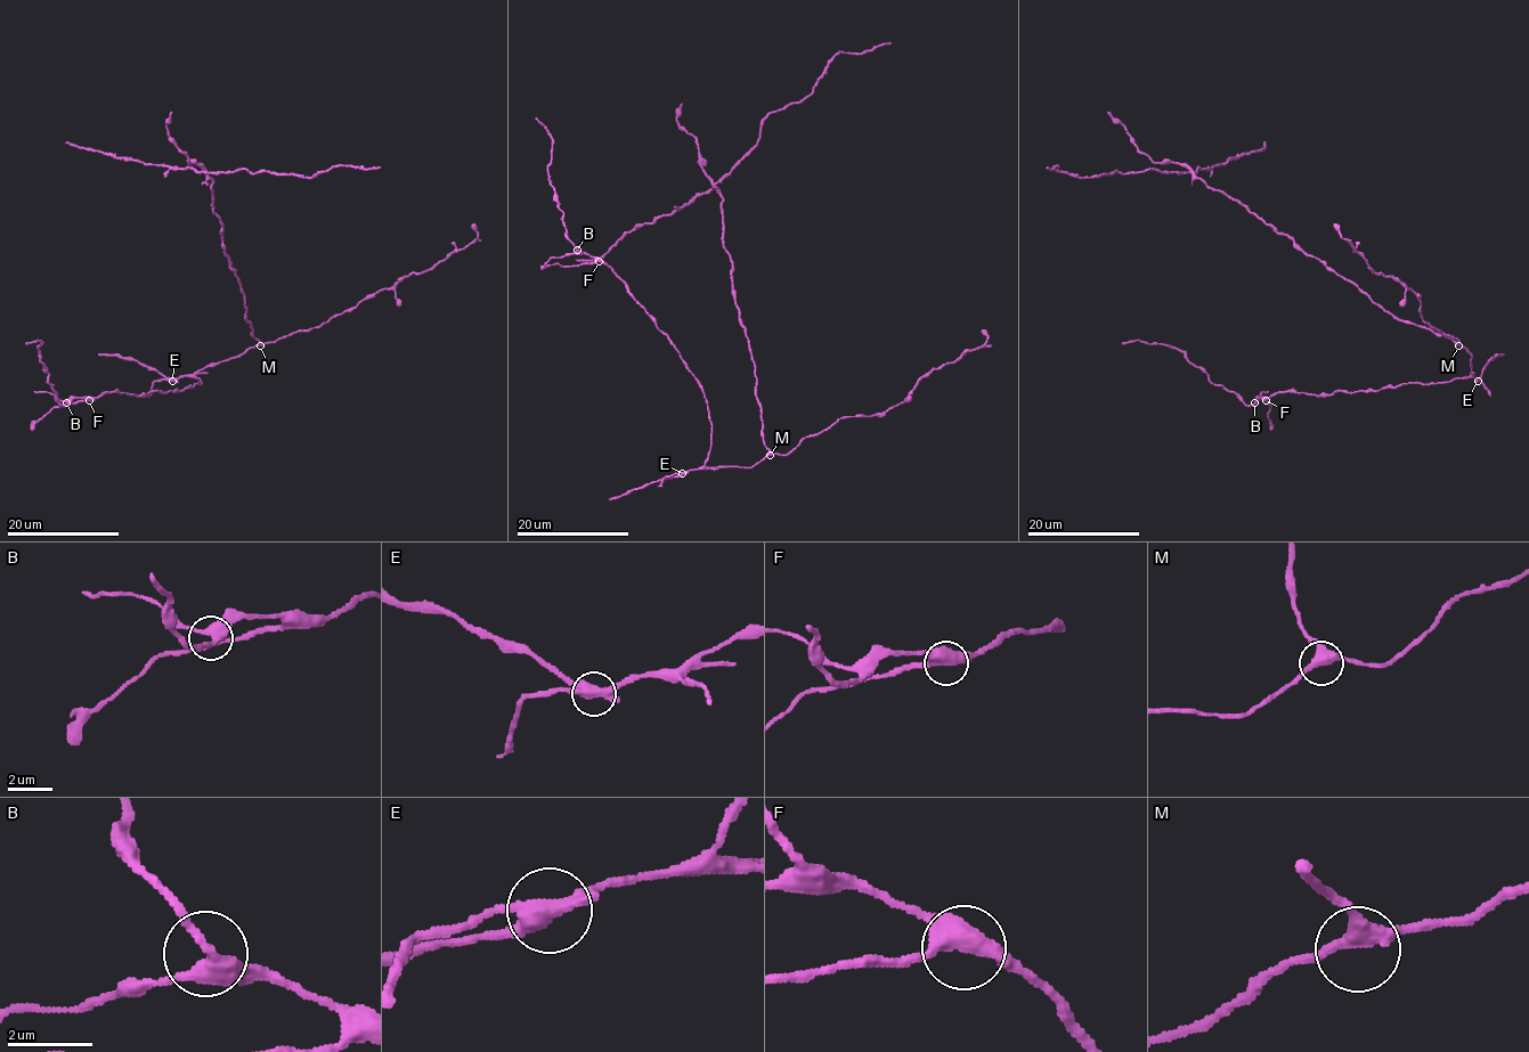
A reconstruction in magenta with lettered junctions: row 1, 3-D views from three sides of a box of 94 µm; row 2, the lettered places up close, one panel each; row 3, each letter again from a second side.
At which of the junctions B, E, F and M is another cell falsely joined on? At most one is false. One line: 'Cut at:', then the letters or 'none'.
Cut at: E

